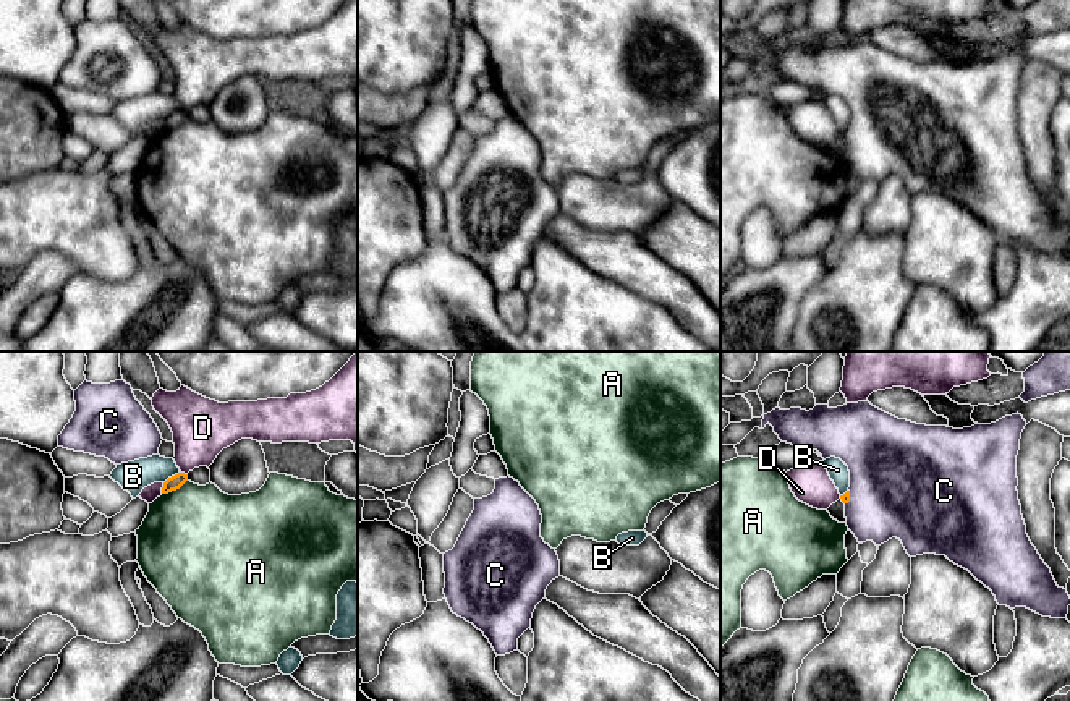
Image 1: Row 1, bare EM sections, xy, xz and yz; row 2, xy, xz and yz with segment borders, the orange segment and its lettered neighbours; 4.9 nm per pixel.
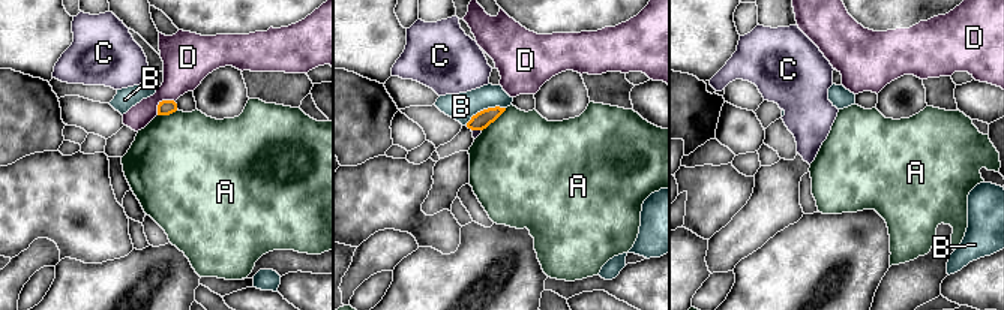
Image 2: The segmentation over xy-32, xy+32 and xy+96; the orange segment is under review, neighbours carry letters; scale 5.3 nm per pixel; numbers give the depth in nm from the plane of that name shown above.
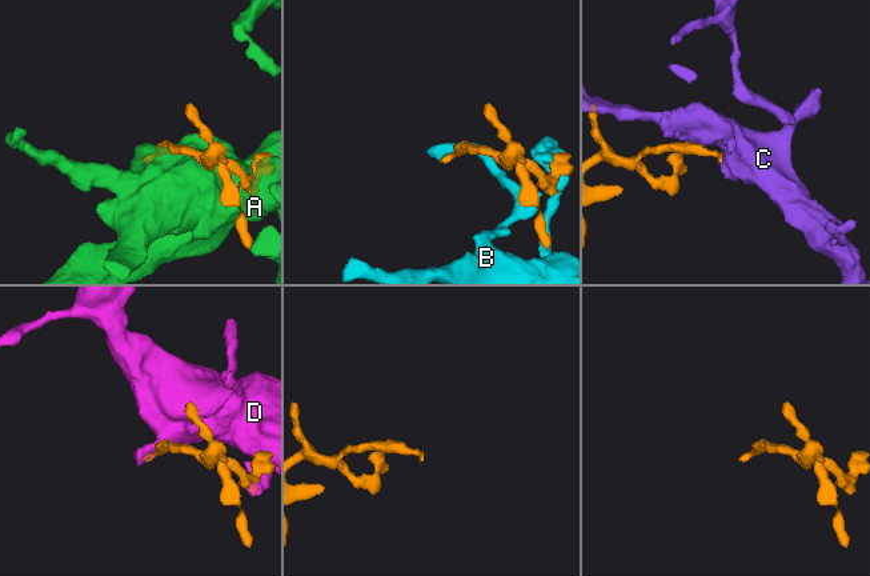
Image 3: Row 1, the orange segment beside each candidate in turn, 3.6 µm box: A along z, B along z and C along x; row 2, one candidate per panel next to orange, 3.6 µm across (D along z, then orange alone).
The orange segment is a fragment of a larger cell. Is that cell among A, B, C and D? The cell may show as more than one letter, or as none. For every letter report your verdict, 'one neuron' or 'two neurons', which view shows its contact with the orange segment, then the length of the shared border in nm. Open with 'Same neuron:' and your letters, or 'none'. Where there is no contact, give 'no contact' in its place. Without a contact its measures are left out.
Same neuron: C
A: two neurons; meets orange in xy; contact 150 nm long
B: two neurons; meets orange in xy; contact 110 nm long
C: one neuron; meets orange in yz; contact 80 nm long
D: two neurons; meets orange in xy; contact 60 nm long

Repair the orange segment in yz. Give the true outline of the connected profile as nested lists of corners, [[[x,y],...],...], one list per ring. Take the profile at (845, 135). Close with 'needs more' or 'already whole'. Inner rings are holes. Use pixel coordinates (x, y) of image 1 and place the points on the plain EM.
[[[866,37],[837,45],[816,42],[809,49],[775,45],[764,52],[762,66],[767,60],[782,79],[817,87],[824,97],[840,96],[848,104],[850,125],[840,136],[845,141],[847,164],[858,180],[873,178],[881,183],[897,175],[910,194],[945,193],[955,202],[968,207],[992,228],[999,243],[1026,244],[1042,254],[1067,256],[1070,233],[1067,227],[1057,223],[1051,206],[1031,181],[1021,152],[1017,128],[1017,92],[1026,63],[1021,52],[1005,53],[991,62],[953,66],[898,57]]]; needs more

